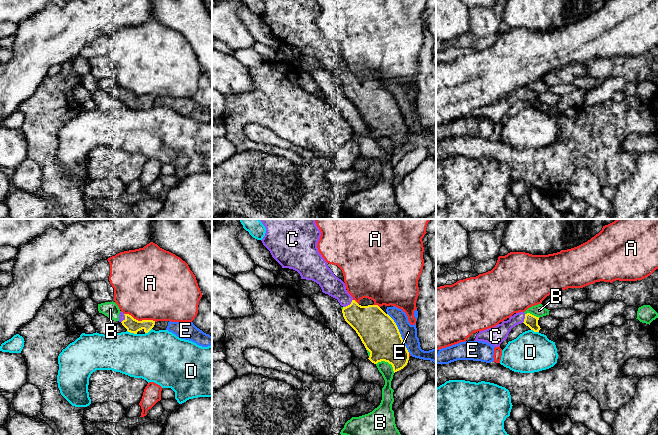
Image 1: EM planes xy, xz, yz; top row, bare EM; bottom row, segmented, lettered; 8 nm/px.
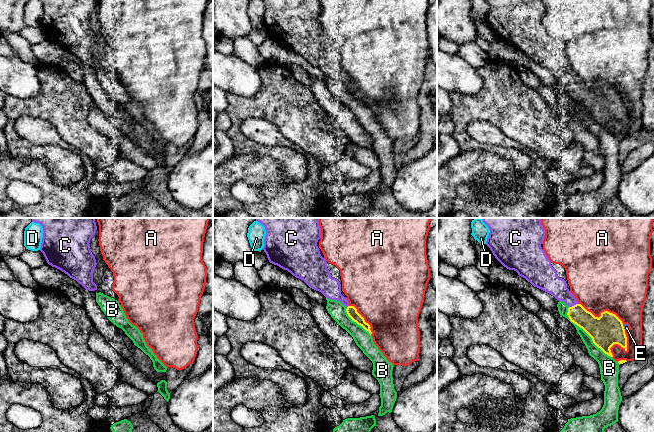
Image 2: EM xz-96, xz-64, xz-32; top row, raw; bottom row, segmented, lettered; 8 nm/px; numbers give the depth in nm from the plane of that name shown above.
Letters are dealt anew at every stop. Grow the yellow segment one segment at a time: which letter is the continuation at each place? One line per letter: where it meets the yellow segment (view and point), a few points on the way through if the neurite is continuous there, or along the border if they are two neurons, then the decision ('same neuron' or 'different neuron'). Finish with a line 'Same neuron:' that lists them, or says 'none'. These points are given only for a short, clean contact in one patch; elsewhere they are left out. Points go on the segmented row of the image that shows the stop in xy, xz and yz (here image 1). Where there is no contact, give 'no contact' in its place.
A: contact xy (140, 321); different neuron
B: contact xz (387, 361); different neuron
C: contact xz (348, 305); same neuron
D: contact xy (132, 332); different neuron
E: contact xz (399, 333); different neuron
Same neuron: C

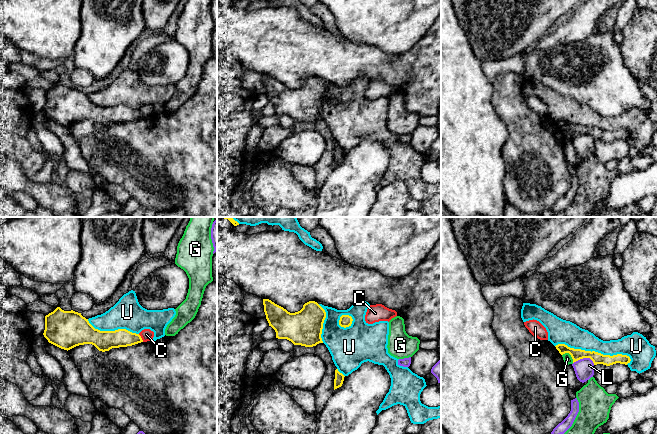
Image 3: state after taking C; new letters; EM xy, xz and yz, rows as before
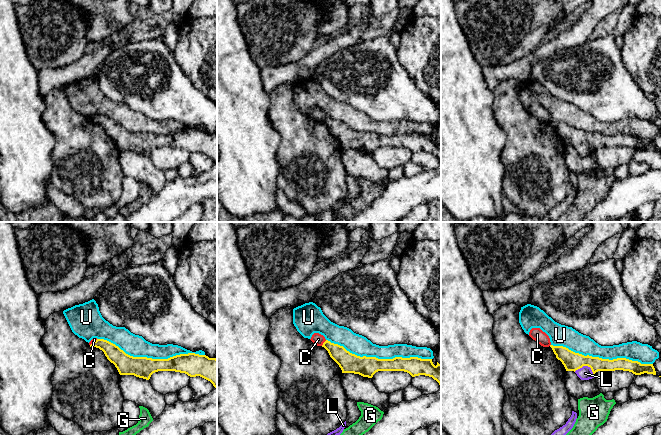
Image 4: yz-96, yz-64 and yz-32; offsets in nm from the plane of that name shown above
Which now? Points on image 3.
C: contact xy (141, 338); border xy (138, 334), (143, 341); different neuron
G: contact yz (570, 354); border yz (562, 354), (568, 353), (573, 362); different neuron
L: contact yz (584, 357); border yz (573, 363), (583, 358), (589, 358), (594, 364); different neuron
U: contact yz (594, 351); different neuron
Same neuron: none

